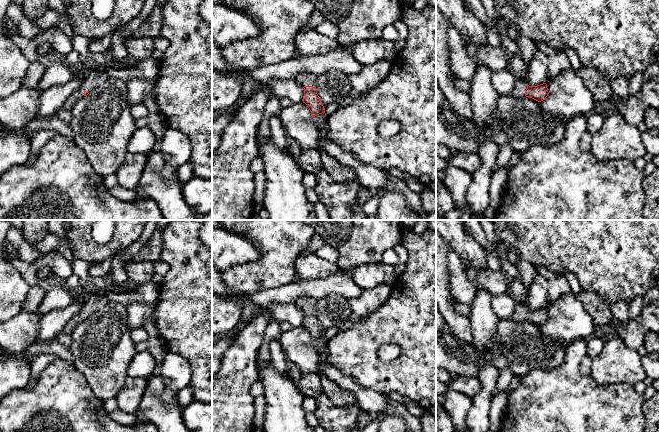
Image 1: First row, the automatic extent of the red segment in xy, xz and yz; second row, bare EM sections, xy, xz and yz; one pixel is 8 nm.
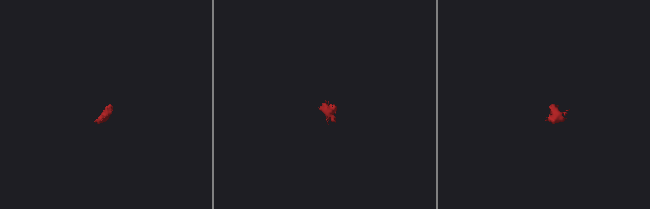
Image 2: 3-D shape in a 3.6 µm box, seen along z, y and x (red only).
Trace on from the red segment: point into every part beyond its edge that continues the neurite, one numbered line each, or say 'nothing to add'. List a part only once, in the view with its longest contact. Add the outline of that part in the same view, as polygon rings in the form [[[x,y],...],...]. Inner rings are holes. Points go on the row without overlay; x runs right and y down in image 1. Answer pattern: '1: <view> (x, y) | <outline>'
1: xz (303, 303) | [[[300,297],[296,302],[296,306],[298,309],[304,311],[304,310],[316,310],[316,304],[317,304],[317,299],[311,298],[311,297]]]
2: xz (321, 344) | [[[322,337],[313,341],[313,344],[323,363],[329,363],[328,339]]]

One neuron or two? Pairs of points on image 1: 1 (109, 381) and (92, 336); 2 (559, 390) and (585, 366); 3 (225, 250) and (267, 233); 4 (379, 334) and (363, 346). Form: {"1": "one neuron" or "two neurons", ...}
{"1": "one neuron", "2": "two neurons", "3": "two neurons", "4": "one neuron"}

